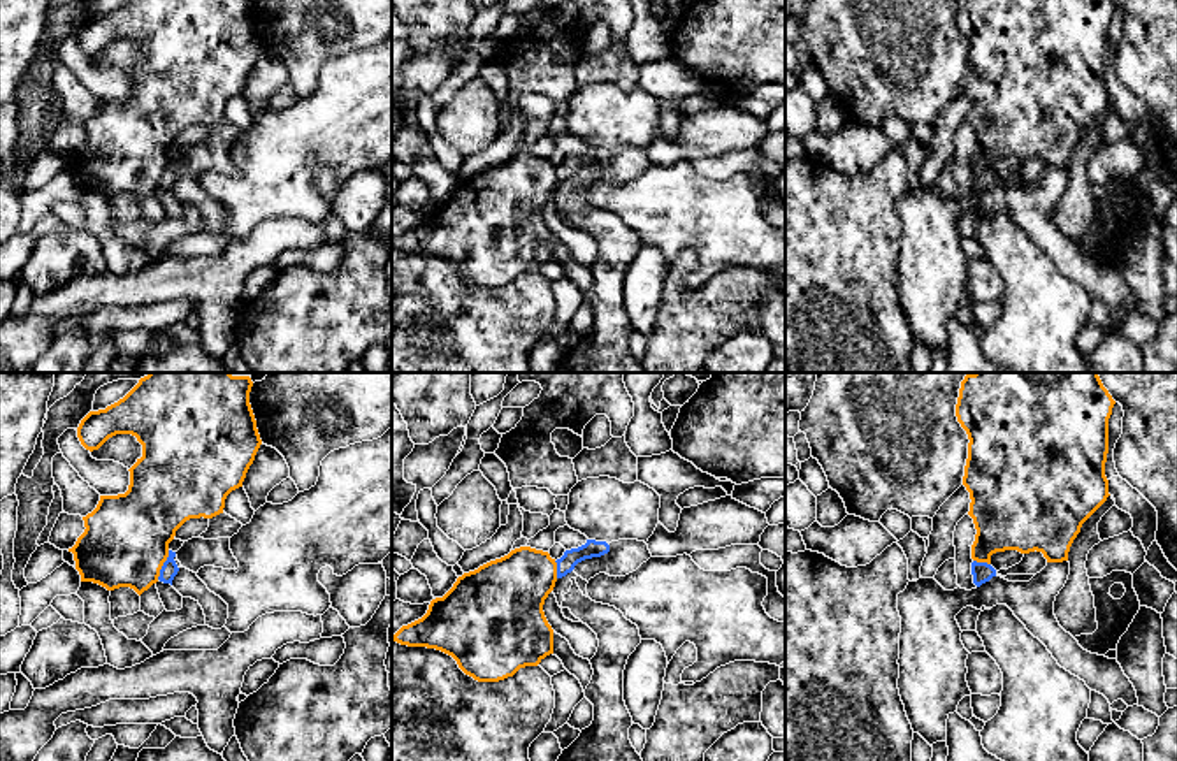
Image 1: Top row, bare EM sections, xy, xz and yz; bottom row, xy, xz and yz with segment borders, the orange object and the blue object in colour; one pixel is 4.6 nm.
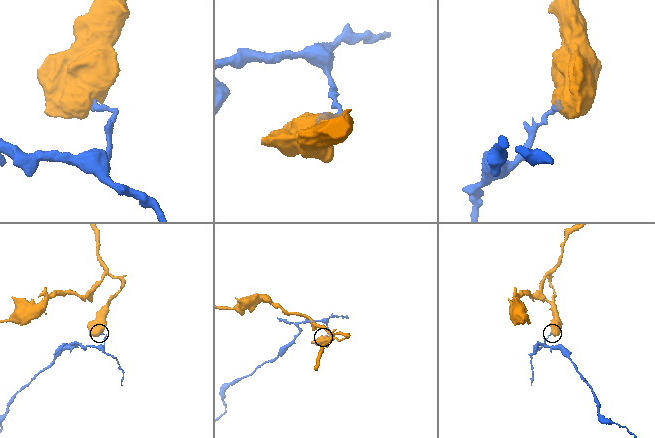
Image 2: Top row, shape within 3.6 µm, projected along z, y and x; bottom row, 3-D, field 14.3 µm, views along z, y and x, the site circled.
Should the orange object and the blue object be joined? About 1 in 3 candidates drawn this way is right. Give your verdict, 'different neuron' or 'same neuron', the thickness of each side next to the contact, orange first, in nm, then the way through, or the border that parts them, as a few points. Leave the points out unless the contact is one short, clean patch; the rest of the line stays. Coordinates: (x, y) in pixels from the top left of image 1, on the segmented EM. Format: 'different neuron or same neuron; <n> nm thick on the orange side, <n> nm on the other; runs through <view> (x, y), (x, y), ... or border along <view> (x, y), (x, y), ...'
different neuron; 400 nm thick on the orange side, 80 nm on the other; border along xy (169, 550), (157, 579)

